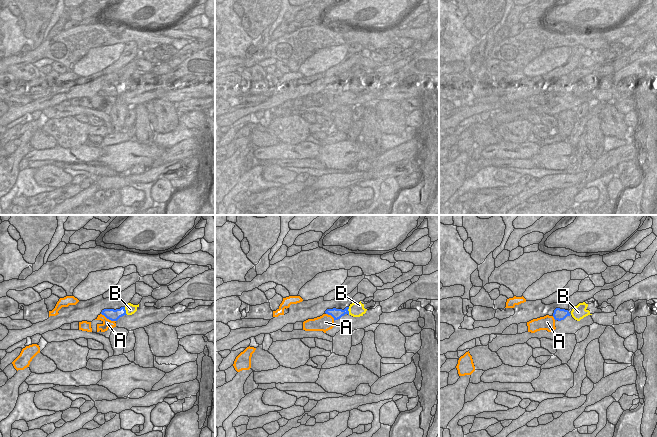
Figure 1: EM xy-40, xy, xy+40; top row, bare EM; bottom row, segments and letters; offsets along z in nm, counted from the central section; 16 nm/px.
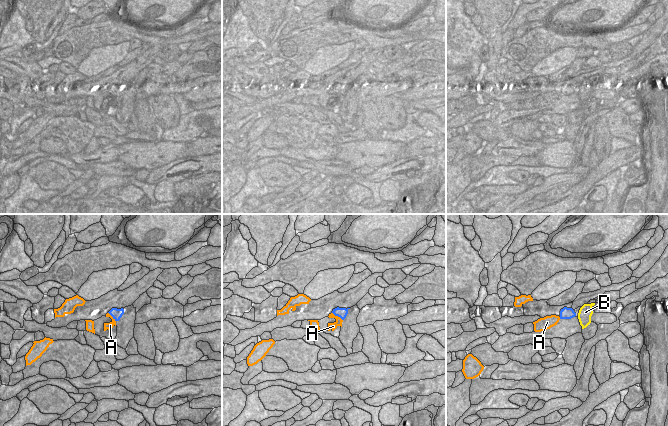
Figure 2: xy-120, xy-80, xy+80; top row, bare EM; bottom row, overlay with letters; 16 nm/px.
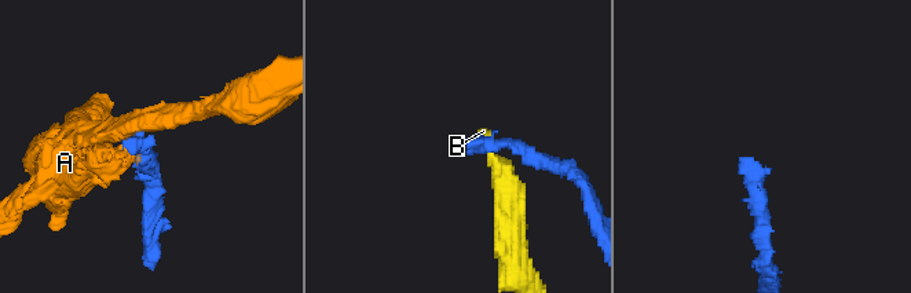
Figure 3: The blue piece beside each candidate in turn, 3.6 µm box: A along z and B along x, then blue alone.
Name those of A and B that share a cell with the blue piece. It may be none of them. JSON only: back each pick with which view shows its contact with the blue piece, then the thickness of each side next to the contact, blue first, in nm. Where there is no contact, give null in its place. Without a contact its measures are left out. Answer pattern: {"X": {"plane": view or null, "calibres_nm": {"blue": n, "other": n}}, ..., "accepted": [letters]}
{"accepted": []}

